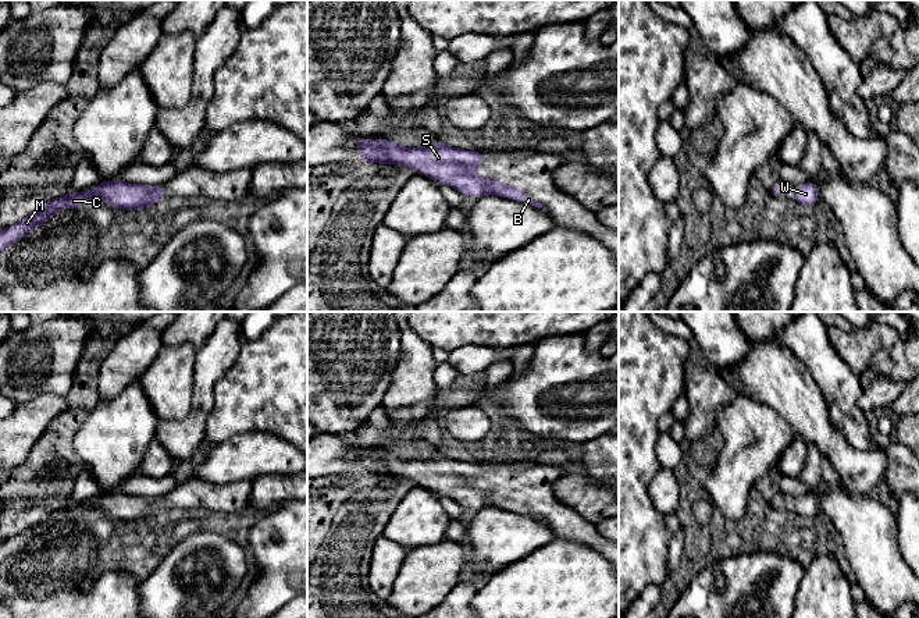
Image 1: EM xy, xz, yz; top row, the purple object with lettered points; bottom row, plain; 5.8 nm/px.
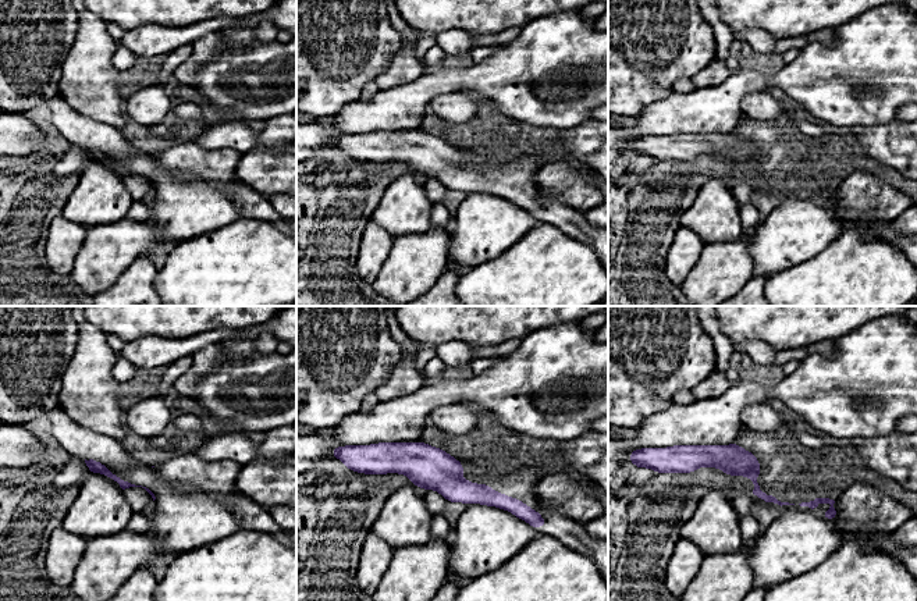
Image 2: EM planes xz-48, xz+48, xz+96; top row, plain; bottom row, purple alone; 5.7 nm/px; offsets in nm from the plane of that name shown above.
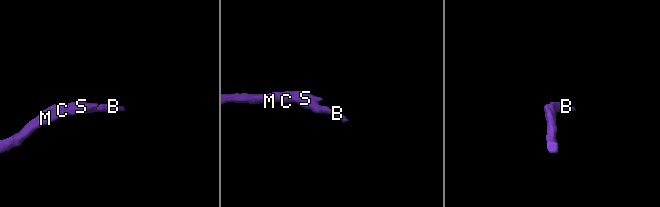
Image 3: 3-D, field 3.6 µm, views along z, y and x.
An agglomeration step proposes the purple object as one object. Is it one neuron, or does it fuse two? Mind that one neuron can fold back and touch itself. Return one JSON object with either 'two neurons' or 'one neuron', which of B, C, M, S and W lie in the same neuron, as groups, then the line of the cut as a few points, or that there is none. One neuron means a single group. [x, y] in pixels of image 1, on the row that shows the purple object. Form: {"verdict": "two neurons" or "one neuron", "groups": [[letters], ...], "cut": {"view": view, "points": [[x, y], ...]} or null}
{"verdict": "one neuron", "groups": [["B", "C", "M", "S", "W"]], "cut": null}

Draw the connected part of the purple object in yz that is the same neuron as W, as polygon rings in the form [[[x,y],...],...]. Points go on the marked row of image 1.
[[[809,181],[794,188],[794,200],[804,206],[818,207],[818,187]]]

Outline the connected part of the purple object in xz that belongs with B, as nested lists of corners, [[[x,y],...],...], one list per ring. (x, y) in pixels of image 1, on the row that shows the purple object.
[[[363,138],[356,142],[356,146],[360,150],[360,161],[412,167],[416,174],[427,175],[438,185],[449,185],[464,196],[480,199],[485,195],[498,195],[548,212],[542,203],[537,203],[519,188],[477,175],[474,168],[487,161],[481,152],[450,148],[441,141],[427,149],[403,148],[385,138],[378,142]]]

